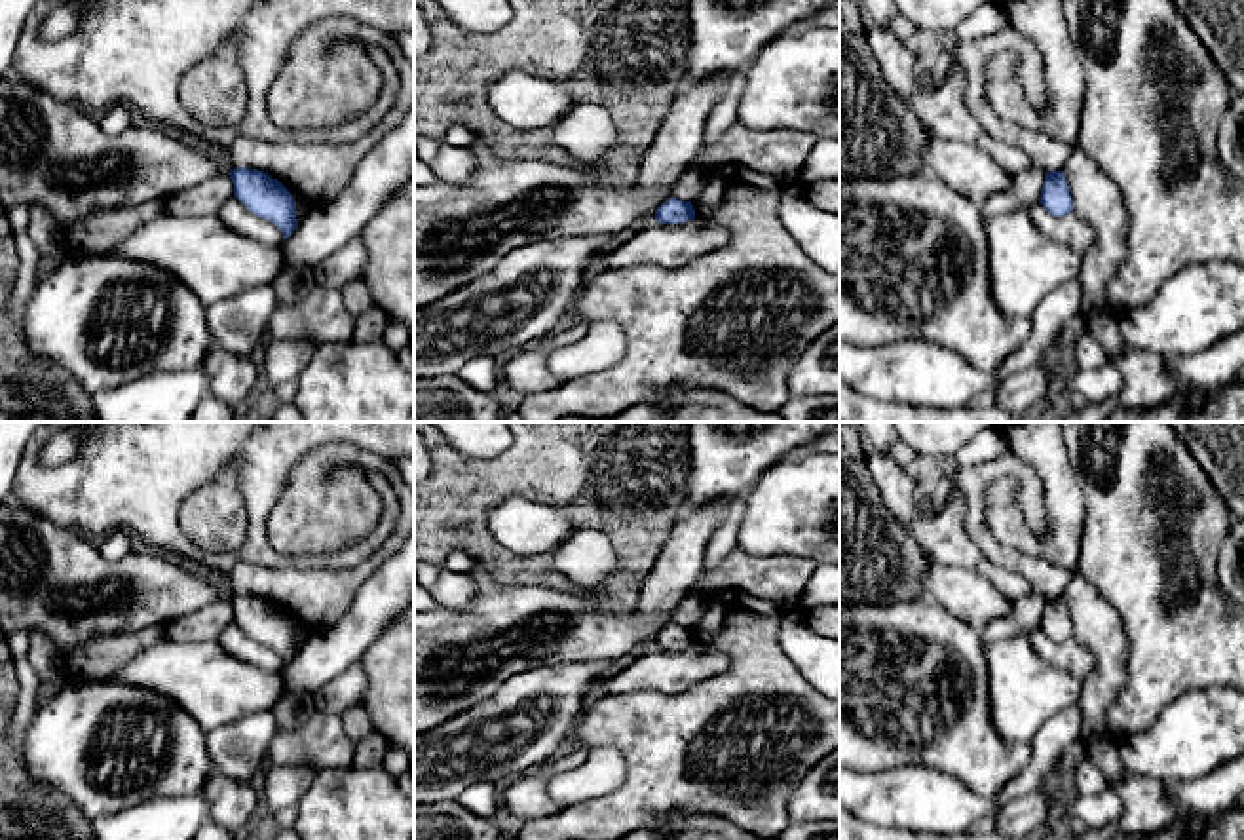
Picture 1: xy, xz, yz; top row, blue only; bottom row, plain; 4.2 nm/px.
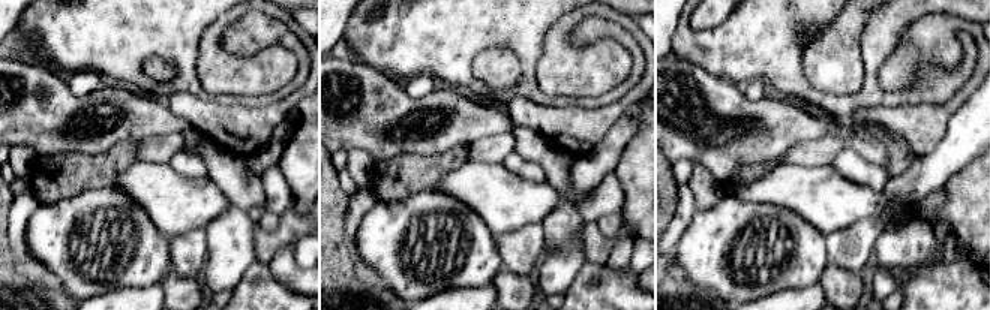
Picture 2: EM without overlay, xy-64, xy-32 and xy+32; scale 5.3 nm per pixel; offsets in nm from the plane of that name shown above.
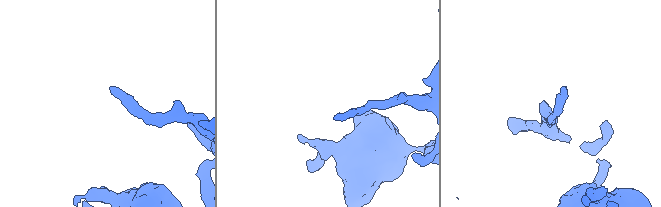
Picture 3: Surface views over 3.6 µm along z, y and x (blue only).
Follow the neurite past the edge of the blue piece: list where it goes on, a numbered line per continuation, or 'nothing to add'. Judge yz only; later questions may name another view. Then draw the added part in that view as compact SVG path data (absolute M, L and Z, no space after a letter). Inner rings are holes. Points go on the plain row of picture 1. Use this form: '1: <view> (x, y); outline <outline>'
nothing to add

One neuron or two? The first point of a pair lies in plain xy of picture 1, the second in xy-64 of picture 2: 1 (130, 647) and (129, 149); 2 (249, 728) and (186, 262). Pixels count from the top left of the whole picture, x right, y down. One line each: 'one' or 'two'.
1: one
2: one

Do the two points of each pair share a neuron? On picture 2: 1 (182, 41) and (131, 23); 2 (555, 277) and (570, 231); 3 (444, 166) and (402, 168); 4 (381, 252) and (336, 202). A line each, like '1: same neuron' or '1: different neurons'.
1: same neuron
2: same neuron
3: same neuron
4: different neurons

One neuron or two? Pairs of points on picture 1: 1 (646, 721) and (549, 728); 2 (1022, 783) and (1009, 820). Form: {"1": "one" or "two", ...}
{"1": "two", "2": "two"}

